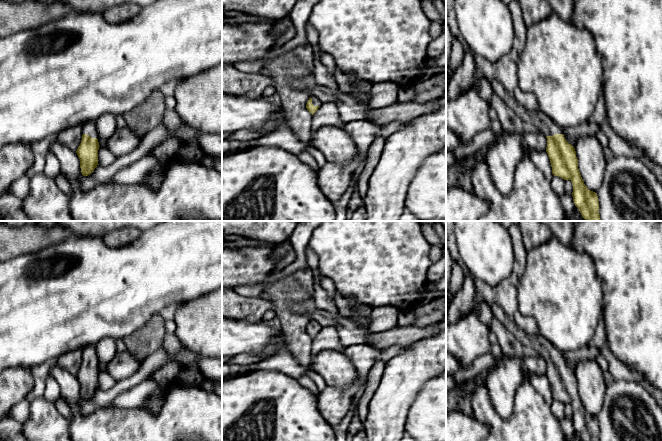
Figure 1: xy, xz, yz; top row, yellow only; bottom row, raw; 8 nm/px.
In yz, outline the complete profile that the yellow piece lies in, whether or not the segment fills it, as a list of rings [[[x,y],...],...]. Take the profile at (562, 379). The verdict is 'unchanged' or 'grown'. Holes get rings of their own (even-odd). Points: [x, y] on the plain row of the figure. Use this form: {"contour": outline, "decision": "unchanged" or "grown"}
{"contour": [[[509,278],[503,280],[497,286],[490,286],[483,281],[475,280],[474,286],[474,306],[471,312],[477,313],[478,310],[476,308],[476,304],[485,302],[491,309],[493,316],[498,319],[518,341],[525,345],[532,346],[533,349],[547,362],[546,376],[550,383],[552,398],[572,406],[573,426],[579,433],[582,441],[600,441],[597,417],[589,414],[584,408],[578,393],[578,383],[576,381],[575,372],[566,365],[564,359],[562,358],[562,352],[556,349],[544,336],[540,335],[539,333],[530,335],[516,324],[514,319],[514,314],[518,310],[516,281],[512,278]]], "decision": "grown"}

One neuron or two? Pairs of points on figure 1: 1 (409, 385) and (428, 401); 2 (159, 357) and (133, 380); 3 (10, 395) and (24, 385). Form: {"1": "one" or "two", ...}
{"1": "two", "2": "one", "3": "one"}

